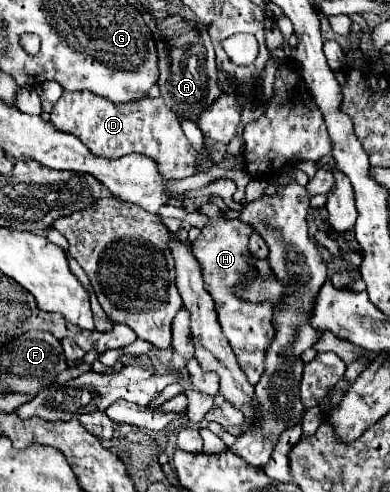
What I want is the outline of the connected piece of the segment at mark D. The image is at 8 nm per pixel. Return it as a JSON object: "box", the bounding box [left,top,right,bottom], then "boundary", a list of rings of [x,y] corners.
{"box":[50,91,202,179],"boundary":[[[64,91],[50,113],[50,123],[58,131],[76,135],[96,157],[120,159],[130,153],[146,155],[158,163],[158,173],[164,179],[186,179],[202,171],[200,153],[190,145],[180,129],[178,117],[160,97],[116,105],[90,91]]]}

